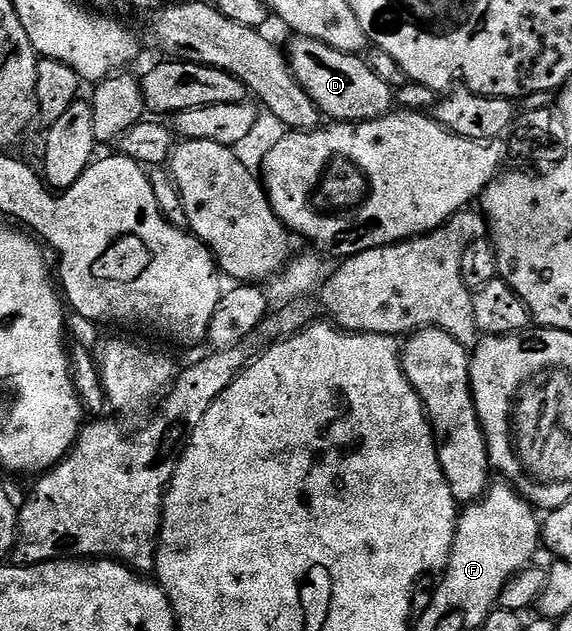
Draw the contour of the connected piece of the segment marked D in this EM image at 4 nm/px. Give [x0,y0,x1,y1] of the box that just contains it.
[290,37,394,123]

